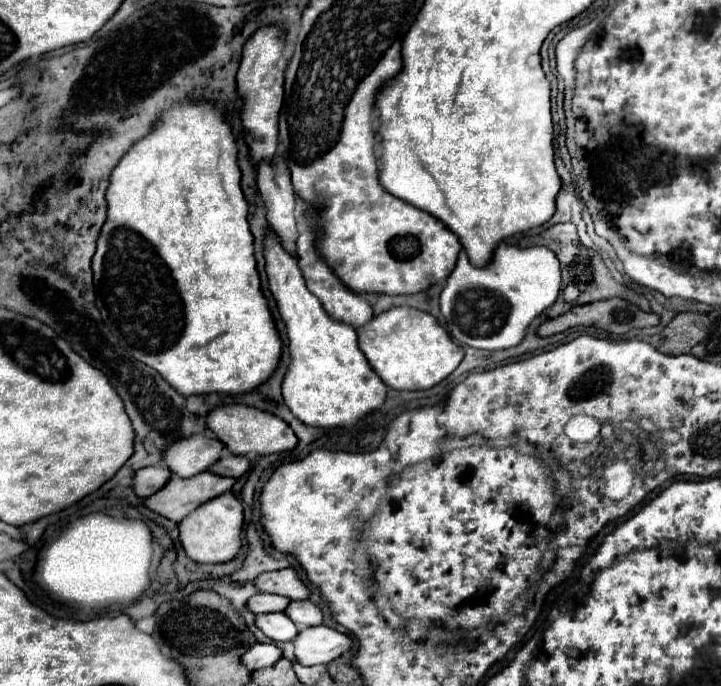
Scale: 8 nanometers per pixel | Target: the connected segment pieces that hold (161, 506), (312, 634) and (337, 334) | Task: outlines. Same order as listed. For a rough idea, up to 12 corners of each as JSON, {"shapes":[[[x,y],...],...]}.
{"shapes":[[[172,476],[144,504],[172,522],[230,492],[234,478]],[[330,626],[302,628],[294,654],[302,666],[330,664],[352,638]],[[264,240],[290,340],[286,406],[354,426],[384,404],[356,330],[328,318],[298,260]]]}

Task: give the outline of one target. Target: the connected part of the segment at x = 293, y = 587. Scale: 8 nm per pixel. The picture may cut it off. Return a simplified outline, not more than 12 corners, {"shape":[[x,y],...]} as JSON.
{"shape":[[294,568],[264,572],[260,592],[308,600],[310,590]]}

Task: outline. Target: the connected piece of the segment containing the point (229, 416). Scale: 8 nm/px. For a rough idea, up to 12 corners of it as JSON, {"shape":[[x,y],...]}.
{"shape":[[242,404],[208,414],[232,454],[290,452],[282,418]]}

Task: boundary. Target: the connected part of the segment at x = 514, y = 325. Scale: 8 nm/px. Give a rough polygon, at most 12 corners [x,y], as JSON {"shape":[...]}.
{"shape":[[544,246],[466,252],[440,294],[454,340],[518,346],[560,294]]}

